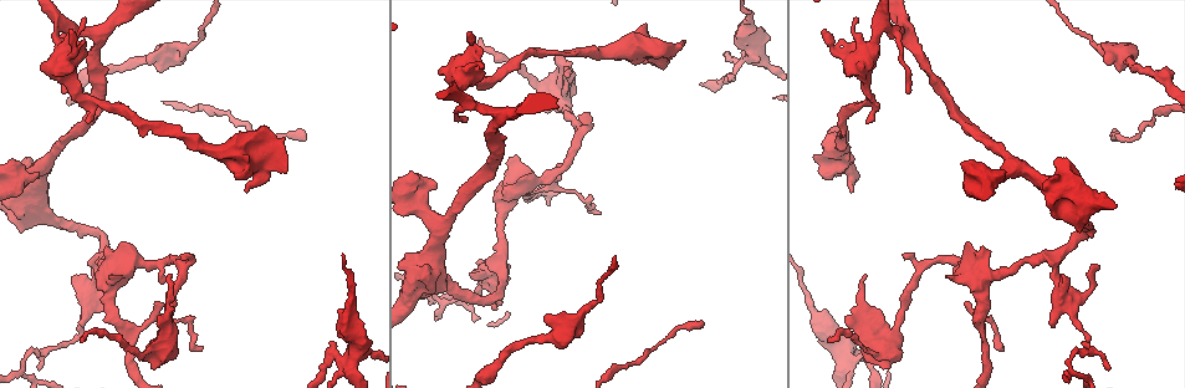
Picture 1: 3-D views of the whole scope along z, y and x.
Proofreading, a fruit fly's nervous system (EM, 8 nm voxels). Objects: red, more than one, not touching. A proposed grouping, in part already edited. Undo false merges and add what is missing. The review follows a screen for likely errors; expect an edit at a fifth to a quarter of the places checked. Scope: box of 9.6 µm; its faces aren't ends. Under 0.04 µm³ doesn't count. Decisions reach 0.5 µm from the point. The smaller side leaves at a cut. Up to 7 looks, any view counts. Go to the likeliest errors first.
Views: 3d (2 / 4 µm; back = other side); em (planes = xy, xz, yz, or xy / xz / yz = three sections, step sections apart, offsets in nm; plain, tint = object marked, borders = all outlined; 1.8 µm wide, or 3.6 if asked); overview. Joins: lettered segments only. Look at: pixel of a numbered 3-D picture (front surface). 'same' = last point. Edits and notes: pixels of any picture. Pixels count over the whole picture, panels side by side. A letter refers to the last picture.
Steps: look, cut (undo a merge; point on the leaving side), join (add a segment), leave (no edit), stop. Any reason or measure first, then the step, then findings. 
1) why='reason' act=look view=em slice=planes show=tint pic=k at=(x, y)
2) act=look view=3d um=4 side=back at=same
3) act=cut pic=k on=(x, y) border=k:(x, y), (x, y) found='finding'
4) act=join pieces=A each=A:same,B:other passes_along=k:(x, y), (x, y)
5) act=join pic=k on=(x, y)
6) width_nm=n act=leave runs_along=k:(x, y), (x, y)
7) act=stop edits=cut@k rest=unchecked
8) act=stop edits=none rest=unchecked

why='sudden change in width' act=look view=em slice=planes show=borders pic=1 at=(731, 77)

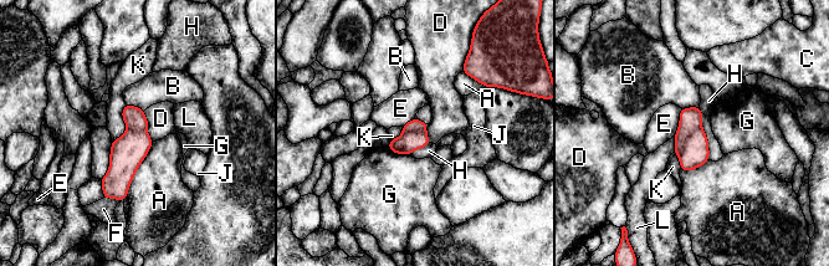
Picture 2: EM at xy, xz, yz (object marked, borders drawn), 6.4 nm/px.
longest_contact=A:400nm act=cut pic=2 on=(695, 153) each=A:other,B:other,C:other,D:other,E:other,F:other,G:other,H:other,J:other,K:other,L:other border=2:(700, 126), (687, 138), (679, 155) found='a second neuron is stuck on'

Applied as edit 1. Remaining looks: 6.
why='touches itself' act=look view=3d um=2 pic=1 at=(286, 163)

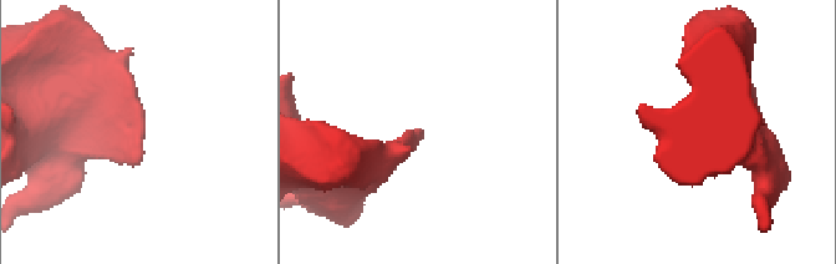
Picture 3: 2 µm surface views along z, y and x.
why='shape alone is not enough' act=look view=em slice=planes show=tint pic=3 at=(421, 133)

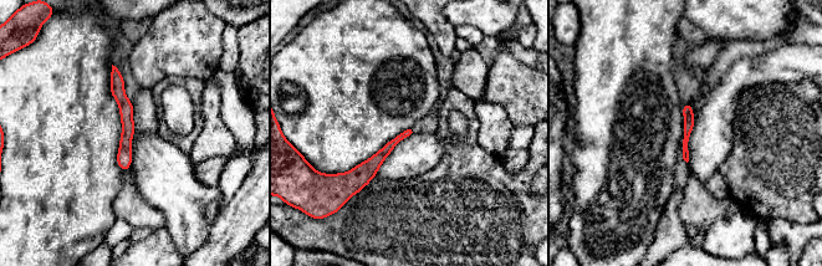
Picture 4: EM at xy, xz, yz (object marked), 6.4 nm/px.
act=look view=em slice=planes show=borders at=same

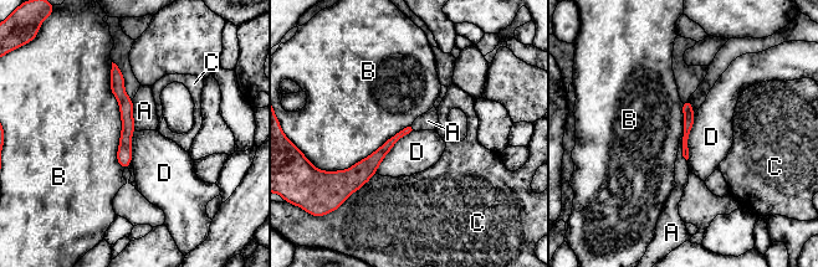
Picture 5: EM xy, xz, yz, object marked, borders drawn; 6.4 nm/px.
longest_contact=B:700nm act=leave each=A:other,B:other,C:other,D:other found='all the same neuron'

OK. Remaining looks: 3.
why='an open end' act=look view=em slice=planes show=plain pic=1 at=(1002, 349)

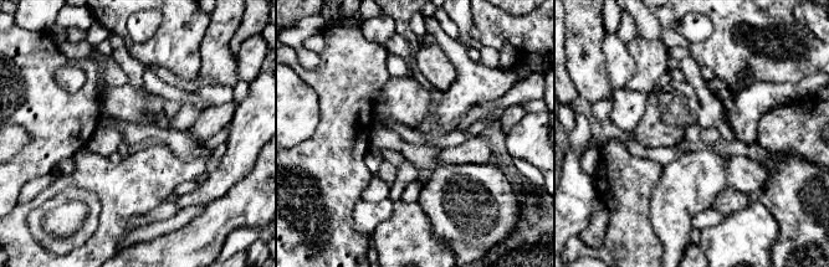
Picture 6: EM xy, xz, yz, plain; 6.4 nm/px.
why='what lies round it' act=look view=em slice=planes show=borders at=same

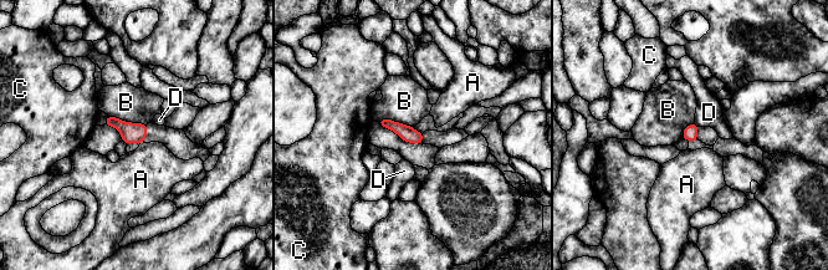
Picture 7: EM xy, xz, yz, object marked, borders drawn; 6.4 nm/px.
width_nm=100 act=leave each=A:other,B:other,C:other,D:other border=7:(107, 113), (124, 121), (146, 125) found='none of them fits'

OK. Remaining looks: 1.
act=stop edits=cut@2 rest=unchecked

